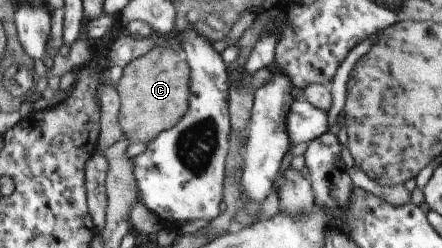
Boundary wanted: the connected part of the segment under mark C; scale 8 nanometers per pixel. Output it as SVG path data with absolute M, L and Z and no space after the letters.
M160 37L159 45L147 55L133 59L127 66L123 67L122 76L118 82L117 90L120 95L120 112L118 123L121 126L123 136L132 142L148 143L155 137L159 137L163 131L175 127L183 115L189 109L189 81L191 81L191 69L184 52L176 45L176 48L167 47L170 37Z

